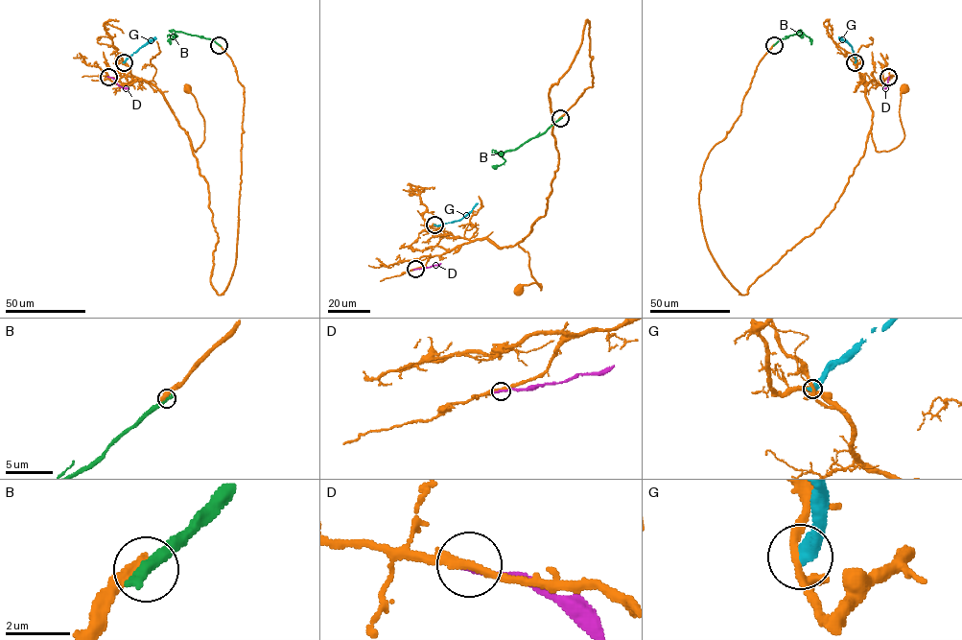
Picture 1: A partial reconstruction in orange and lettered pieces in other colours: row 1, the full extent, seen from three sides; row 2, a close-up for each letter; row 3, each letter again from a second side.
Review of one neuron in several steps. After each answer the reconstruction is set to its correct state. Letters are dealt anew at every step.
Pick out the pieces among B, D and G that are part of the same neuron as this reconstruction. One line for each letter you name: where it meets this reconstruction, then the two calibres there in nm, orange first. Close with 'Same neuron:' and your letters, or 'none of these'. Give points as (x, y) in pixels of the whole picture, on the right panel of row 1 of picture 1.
Same neuron: none of these

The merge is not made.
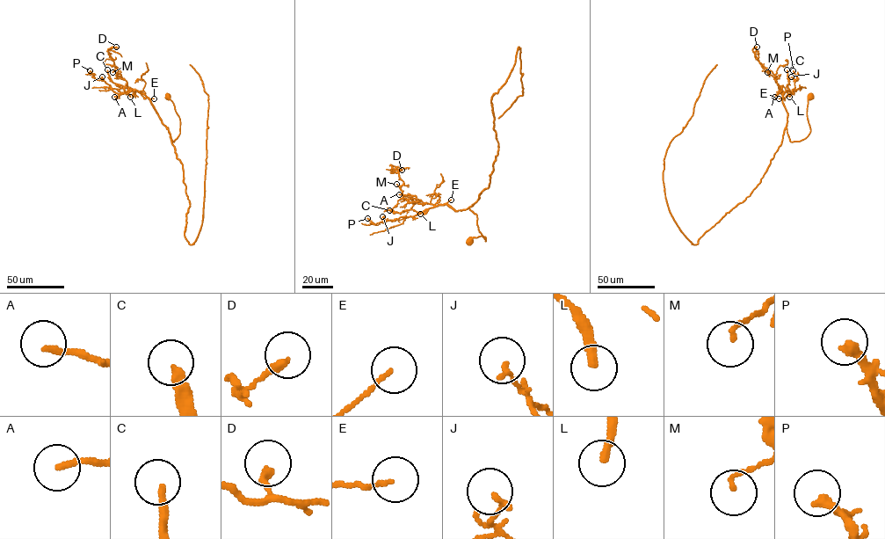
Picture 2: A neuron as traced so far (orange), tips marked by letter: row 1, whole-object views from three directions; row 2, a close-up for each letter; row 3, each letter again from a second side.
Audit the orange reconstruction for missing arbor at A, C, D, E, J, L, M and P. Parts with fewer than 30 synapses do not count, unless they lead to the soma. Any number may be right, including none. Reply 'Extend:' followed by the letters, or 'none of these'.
Extend: C, L

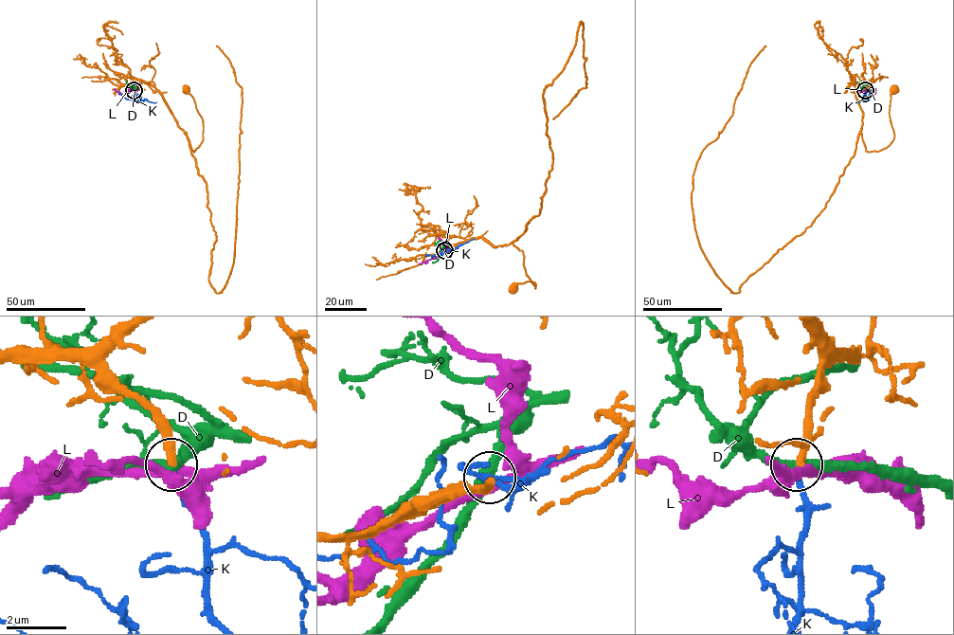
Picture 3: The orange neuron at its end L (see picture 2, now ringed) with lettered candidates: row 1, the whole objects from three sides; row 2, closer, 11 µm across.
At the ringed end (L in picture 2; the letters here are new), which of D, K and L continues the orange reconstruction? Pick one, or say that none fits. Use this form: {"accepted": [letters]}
{"accepted": ["K"]}

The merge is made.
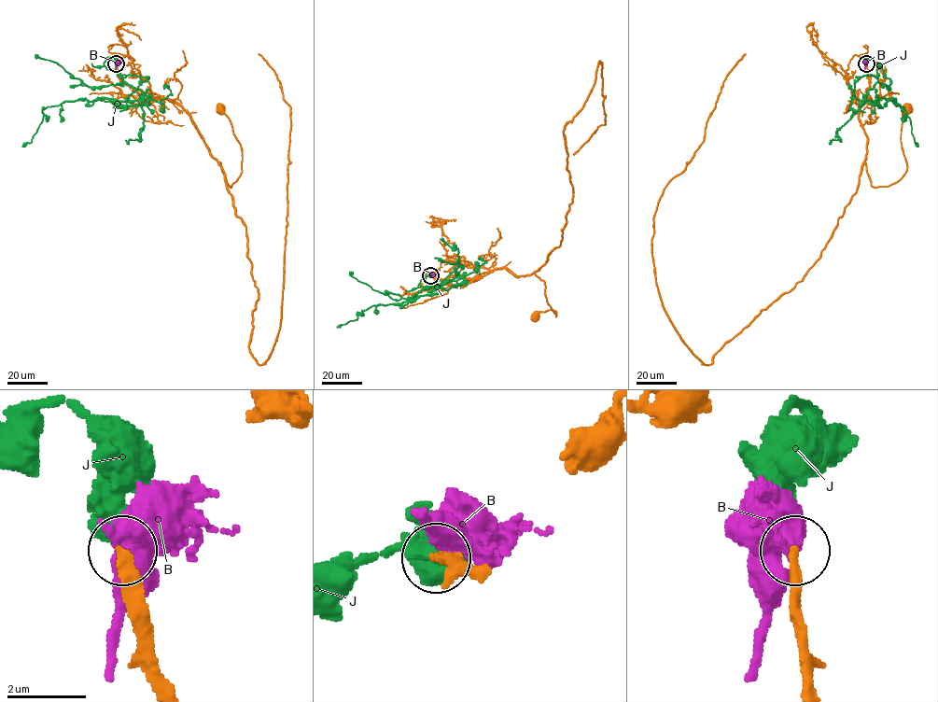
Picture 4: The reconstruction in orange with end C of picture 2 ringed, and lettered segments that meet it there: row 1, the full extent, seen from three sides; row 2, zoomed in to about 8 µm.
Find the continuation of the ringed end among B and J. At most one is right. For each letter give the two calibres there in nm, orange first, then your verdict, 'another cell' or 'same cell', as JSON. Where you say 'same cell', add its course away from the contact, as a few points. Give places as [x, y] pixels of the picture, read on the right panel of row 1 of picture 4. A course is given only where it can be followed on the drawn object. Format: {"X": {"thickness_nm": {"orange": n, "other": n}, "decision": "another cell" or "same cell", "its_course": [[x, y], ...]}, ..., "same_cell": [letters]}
{"B": {"thickness_nm": {"orange": 420, "other": 550}, "decision": "another cell"}, "J": {"thickness_nm": {"orange": 300, "other": 440}, "decision": "another cell"}, "same_cell": []}

